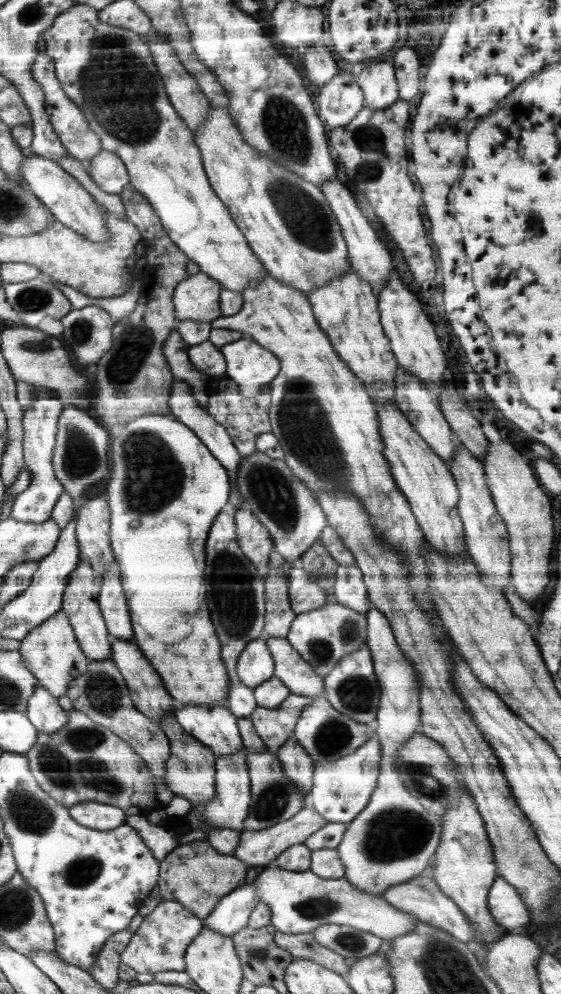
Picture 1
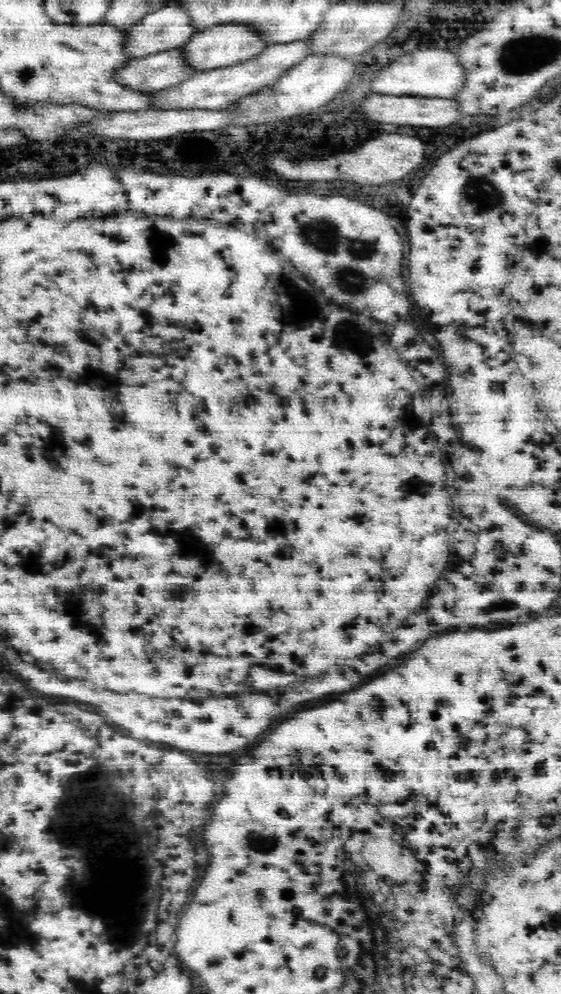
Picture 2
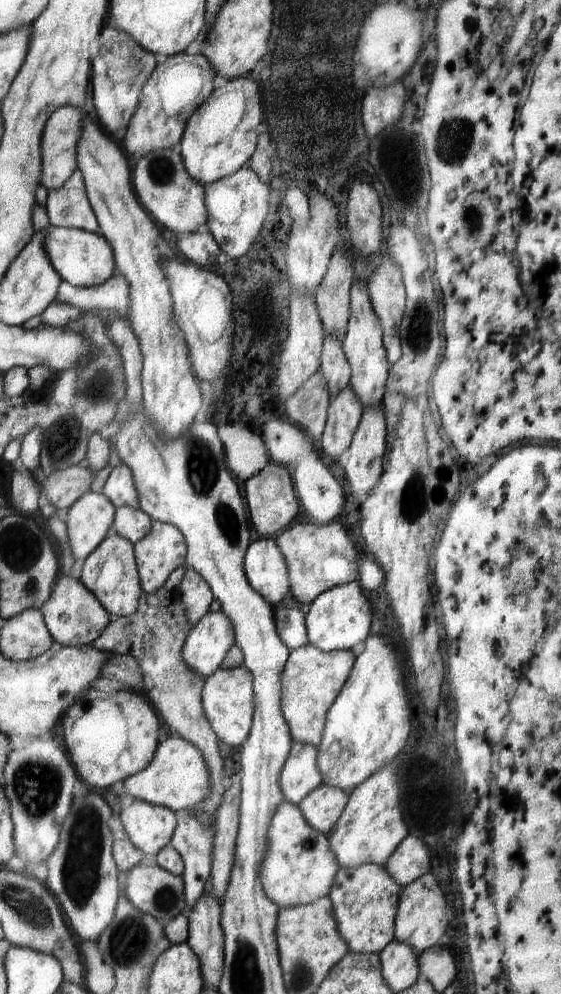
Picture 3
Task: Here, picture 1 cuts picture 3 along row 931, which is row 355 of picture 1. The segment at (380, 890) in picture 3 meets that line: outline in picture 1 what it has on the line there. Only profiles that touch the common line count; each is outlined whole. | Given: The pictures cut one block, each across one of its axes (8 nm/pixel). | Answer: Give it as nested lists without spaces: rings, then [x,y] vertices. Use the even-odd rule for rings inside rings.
[[[350,265],[347,274],[308,294],[307,300],[319,328],[327,335],[334,351],[348,364],[354,376],[362,380],[371,398],[374,398],[378,405],[391,405],[396,409],[394,376],[399,364],[390,350],[390,341],[380,324],[377,298],[372,287],[361,280],[351,270]]]

